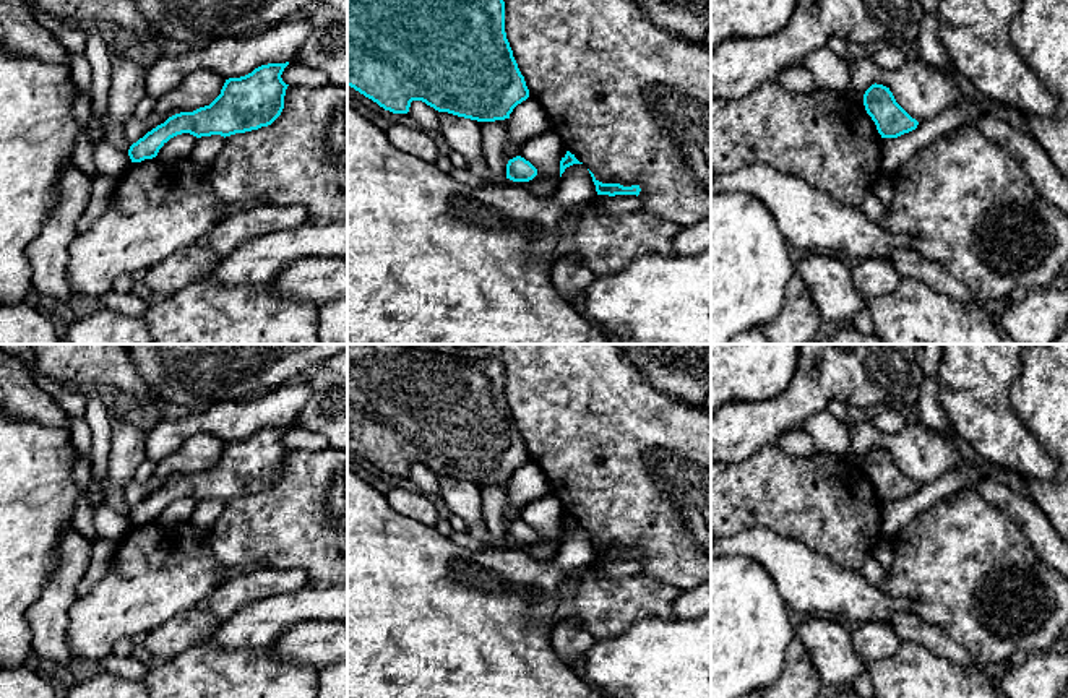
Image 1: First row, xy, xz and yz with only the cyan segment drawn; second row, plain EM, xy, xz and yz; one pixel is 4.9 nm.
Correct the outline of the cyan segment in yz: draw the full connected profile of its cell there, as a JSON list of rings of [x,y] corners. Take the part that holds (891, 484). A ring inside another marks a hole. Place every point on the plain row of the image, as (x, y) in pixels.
[[[875,446],[865,455],[863,469],[881,502],[898,502],[915,493],[919,489],[919,485],[896,466],[889,451],[883,448]]]

